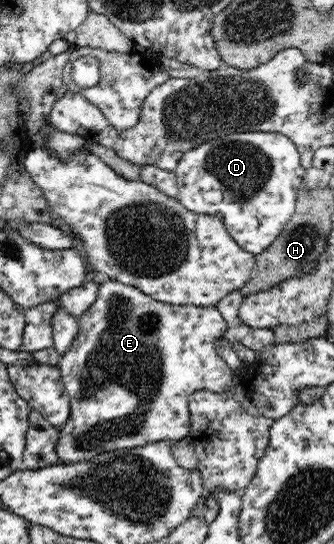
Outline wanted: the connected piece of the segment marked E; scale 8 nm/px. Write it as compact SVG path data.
M109 280L98 285L96 300L78 323L78 334L59 363L71 400L69 419L59 429L55 445L60 462L91 461L107 451L143 447L163 439L187 439L189 395L199 390L226 392L235 385L232 369L215 349L215 342L227 331L226 320L217 306L171 305L153 299L139 288Z

